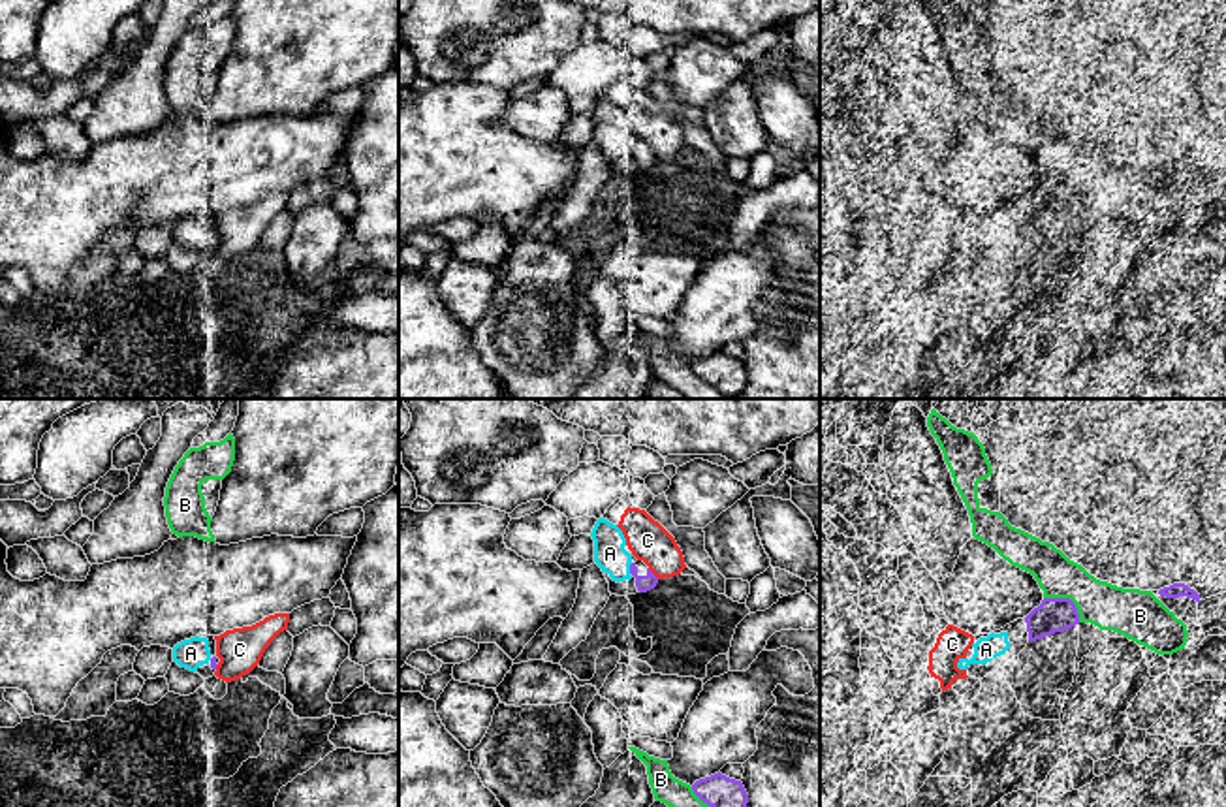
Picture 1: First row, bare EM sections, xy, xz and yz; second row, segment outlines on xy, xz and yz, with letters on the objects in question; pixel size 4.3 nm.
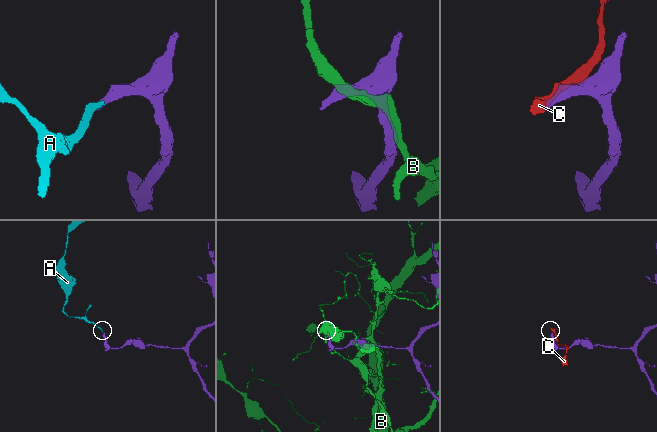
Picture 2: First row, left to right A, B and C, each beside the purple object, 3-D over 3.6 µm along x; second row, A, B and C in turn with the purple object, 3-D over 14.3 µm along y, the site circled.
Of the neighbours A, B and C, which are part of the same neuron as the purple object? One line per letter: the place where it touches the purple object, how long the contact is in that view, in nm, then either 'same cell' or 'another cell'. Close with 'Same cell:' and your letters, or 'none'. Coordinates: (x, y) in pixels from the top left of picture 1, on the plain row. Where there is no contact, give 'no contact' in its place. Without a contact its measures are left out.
A: xz (630, 147) | 50 nm | same cell
B: yz (1068, 177) | 190 nm | another cell
C: xz (651, 151) | 70 nm | another cell
Same cell: A

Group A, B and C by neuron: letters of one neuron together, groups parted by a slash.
A / B / C

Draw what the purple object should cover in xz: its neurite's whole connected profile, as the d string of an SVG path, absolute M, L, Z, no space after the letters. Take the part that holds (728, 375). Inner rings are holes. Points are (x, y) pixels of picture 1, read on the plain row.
M720 350L699 357L692 363L694 372L718 389L728 399L733 399L739 395L748 382L748 372L741 359L730 357L722 354Z

